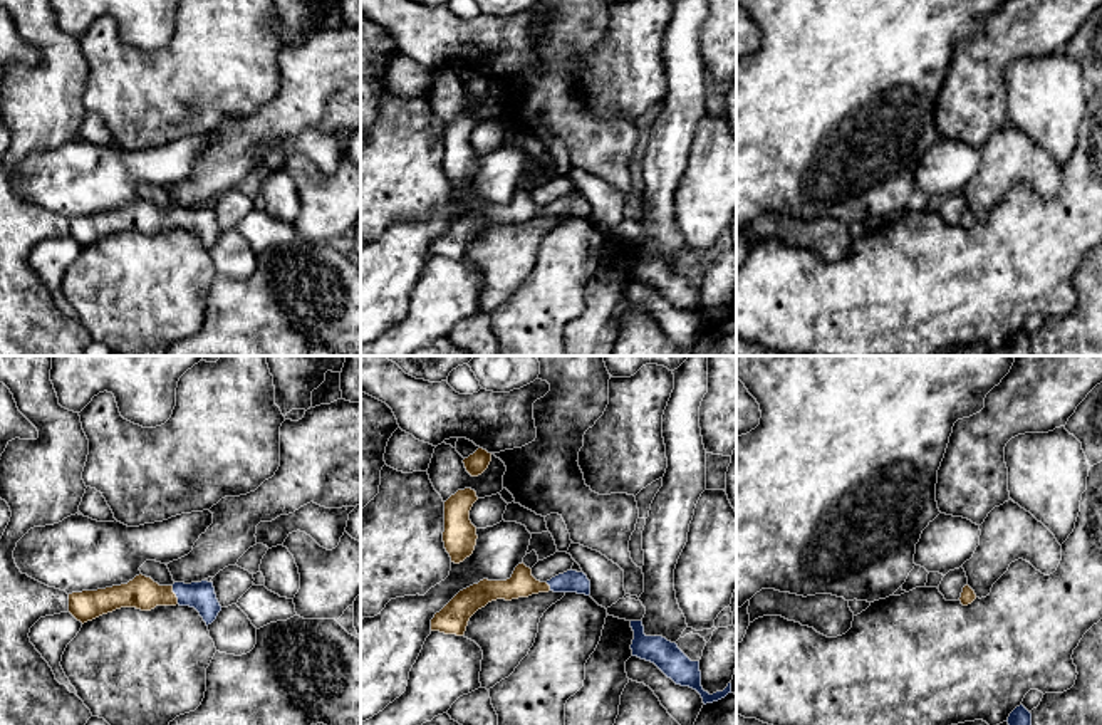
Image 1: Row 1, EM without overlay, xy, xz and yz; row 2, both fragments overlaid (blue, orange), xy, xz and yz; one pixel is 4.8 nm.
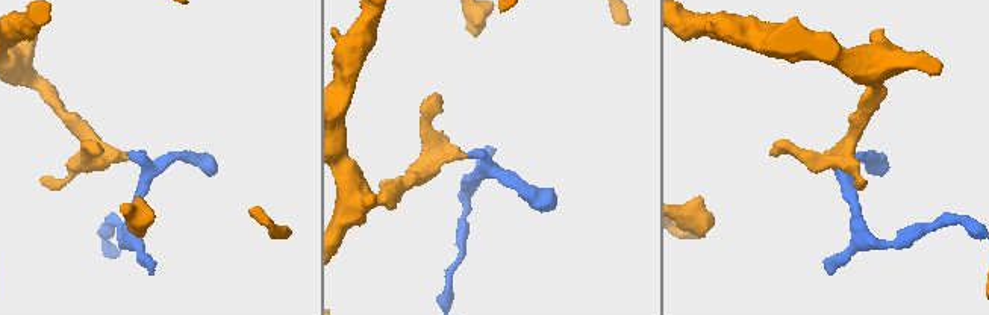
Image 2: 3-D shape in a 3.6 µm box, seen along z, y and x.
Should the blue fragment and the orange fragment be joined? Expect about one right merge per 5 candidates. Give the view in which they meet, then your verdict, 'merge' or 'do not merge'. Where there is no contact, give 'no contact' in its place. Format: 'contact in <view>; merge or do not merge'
contact in xy; merge

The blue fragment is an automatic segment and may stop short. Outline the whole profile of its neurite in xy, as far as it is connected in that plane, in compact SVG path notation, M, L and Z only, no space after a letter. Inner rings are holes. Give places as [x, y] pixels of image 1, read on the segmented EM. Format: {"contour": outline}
{"contour": "M139 574L127 584L69 594L69 613L82 624L121 608L151 611L156 606L176 604L195 608L206 626L221 611L213 582L208 581L159 586L151 577Z"}

